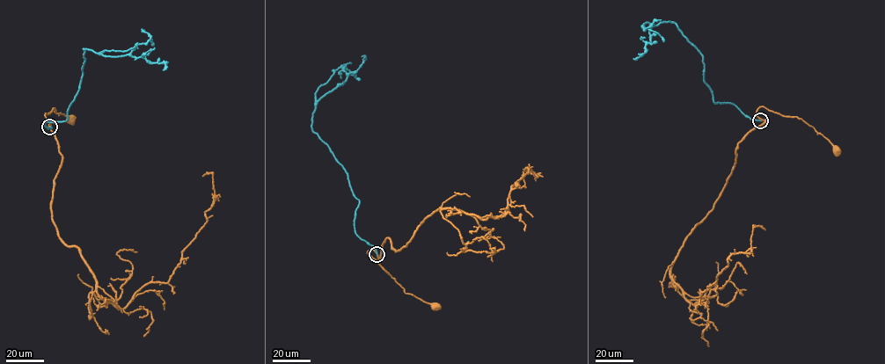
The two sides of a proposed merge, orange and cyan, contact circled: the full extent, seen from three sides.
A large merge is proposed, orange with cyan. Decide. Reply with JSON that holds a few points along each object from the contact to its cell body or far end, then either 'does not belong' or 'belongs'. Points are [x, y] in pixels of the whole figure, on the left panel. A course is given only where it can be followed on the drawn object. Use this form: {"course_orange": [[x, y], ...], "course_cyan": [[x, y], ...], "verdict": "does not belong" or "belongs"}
{"course_orange": [[49, 127], [45, 113], [54, 107], [54, 112], [69, 119]], "course_cyan": [[49, 127], [45, 123], [67, 119], [79, 84], [83, 49], [98, 54], [126, 51], [151, 39], [154, 45]], "verdict": "belongs"}

